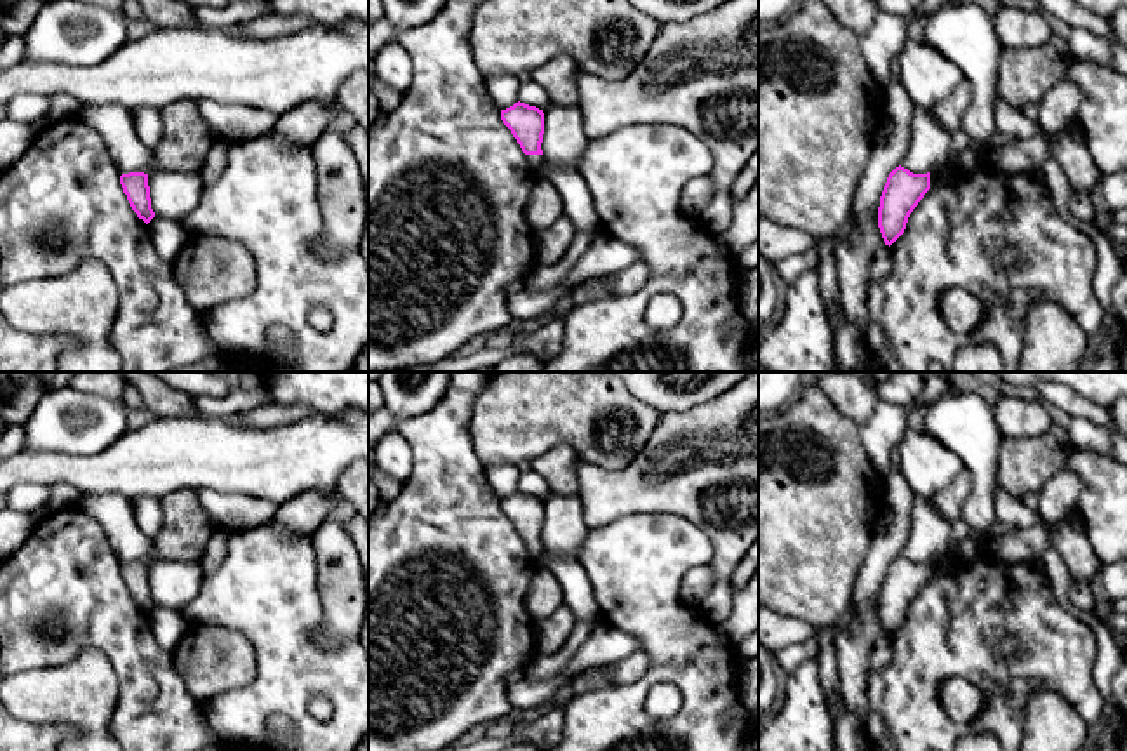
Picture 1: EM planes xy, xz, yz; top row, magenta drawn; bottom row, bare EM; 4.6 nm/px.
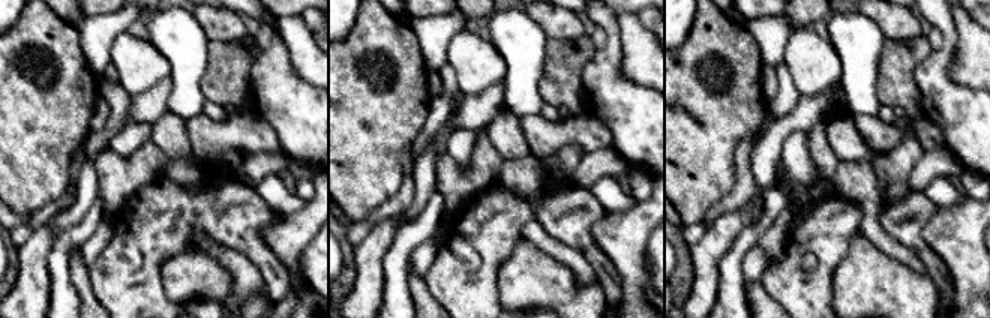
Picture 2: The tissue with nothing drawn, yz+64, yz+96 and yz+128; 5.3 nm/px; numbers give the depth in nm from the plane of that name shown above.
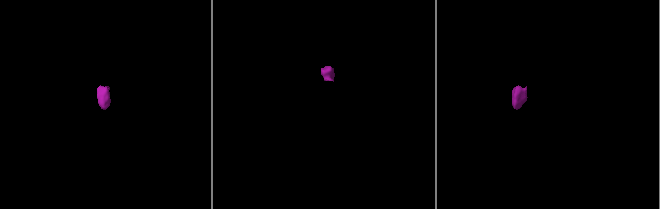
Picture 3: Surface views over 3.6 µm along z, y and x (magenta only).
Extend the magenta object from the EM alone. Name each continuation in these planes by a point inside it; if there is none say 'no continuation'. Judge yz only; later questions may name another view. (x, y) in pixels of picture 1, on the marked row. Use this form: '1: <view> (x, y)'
1: yz (938, 176)

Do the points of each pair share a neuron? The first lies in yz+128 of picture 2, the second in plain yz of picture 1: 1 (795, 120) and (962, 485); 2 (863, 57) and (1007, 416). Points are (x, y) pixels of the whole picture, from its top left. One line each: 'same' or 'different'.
1: same
2: different

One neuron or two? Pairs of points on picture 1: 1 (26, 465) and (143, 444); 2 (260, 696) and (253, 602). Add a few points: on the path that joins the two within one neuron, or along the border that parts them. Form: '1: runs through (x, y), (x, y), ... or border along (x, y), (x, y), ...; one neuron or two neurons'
1: runs through (56, 468), (113, 468); one neuron
2: runs through (270, 673), (270, 624); one neuron

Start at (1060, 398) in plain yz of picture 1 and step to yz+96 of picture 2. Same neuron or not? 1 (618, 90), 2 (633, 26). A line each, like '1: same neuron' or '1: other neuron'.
1: other neuron
2: same neuron

